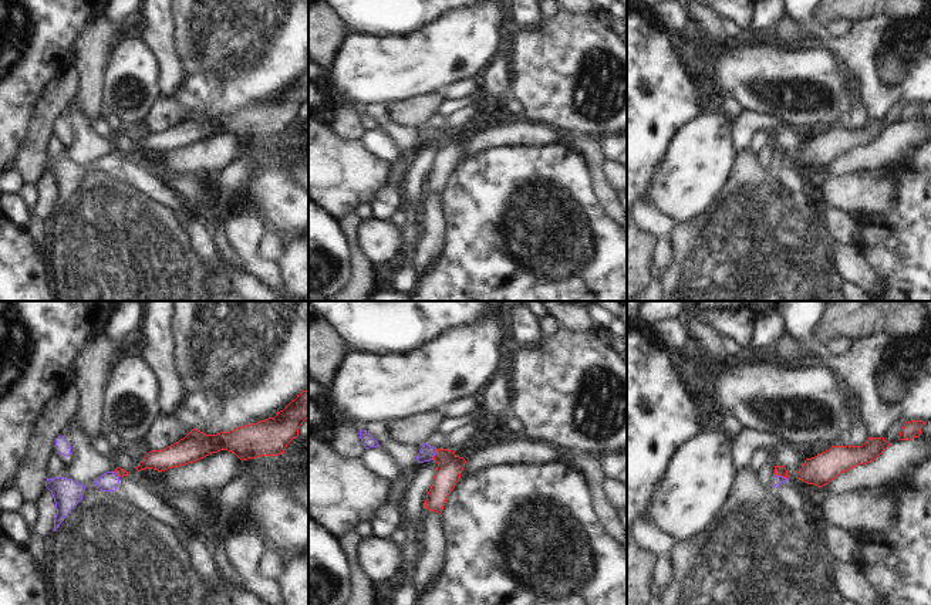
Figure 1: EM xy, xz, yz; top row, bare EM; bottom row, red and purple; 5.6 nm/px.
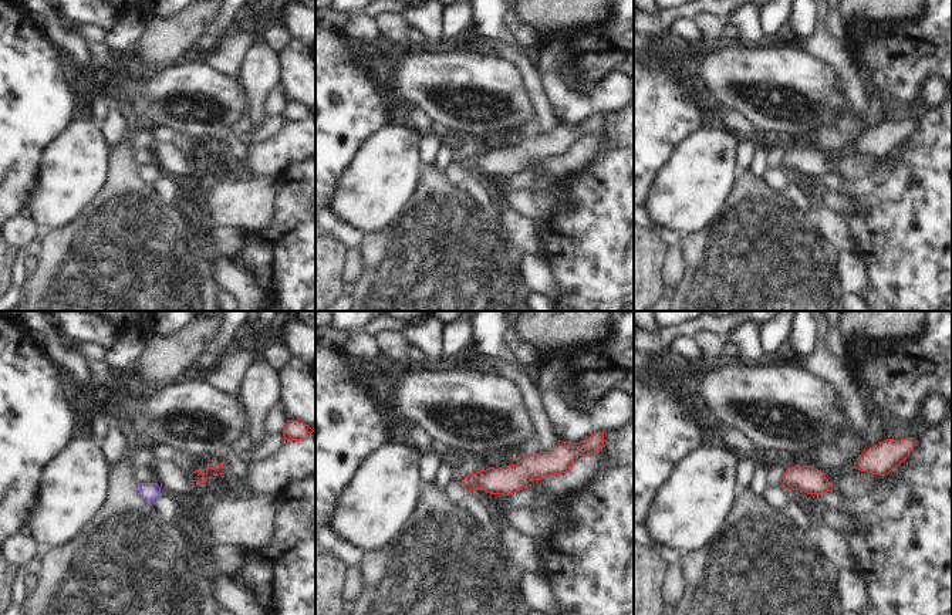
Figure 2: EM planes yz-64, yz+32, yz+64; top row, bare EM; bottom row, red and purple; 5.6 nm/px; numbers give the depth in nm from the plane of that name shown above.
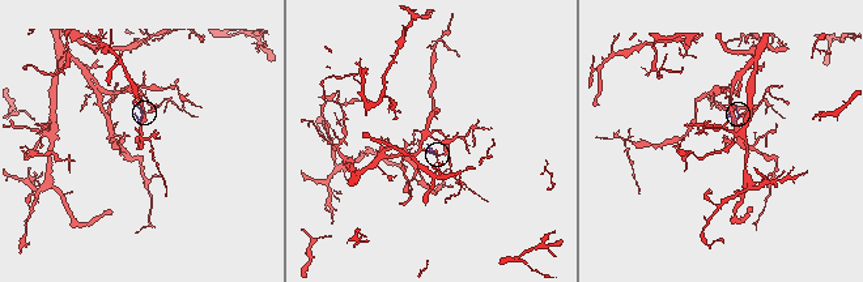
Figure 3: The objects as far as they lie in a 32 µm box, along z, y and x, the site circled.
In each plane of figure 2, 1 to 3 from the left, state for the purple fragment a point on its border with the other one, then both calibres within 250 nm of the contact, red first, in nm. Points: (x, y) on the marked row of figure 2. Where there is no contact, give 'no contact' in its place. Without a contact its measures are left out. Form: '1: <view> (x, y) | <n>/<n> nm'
1: no contact
2: no contact
3: no contact

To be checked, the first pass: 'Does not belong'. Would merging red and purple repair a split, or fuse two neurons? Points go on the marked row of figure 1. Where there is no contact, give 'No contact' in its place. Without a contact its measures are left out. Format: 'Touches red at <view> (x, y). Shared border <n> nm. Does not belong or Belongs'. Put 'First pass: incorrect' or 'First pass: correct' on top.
First pass: incorrect
Touches red at yz (781, 475). Shared border 80 nm. Belongs.

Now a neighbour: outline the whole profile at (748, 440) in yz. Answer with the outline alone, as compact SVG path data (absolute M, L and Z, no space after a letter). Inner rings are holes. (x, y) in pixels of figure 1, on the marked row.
M742 427L742 432L732 440L731 457L738 470L749 466L752 454L760 447L775 446L776 450L790 443L779 436L760 433L749 427Z

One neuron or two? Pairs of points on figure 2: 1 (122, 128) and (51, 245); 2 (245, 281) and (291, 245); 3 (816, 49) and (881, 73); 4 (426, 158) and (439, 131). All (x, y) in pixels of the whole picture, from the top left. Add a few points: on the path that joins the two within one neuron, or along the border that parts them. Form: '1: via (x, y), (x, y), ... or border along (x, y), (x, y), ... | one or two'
1: border along (132, 134), (110, 152) | two
2: border along (245, 271), (253, 277), (263, 296) | two
3: border along (844, 44), (866, 94) | two
4: via (428, 151), (434, 138) | one

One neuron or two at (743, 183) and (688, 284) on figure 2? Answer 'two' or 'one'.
one

